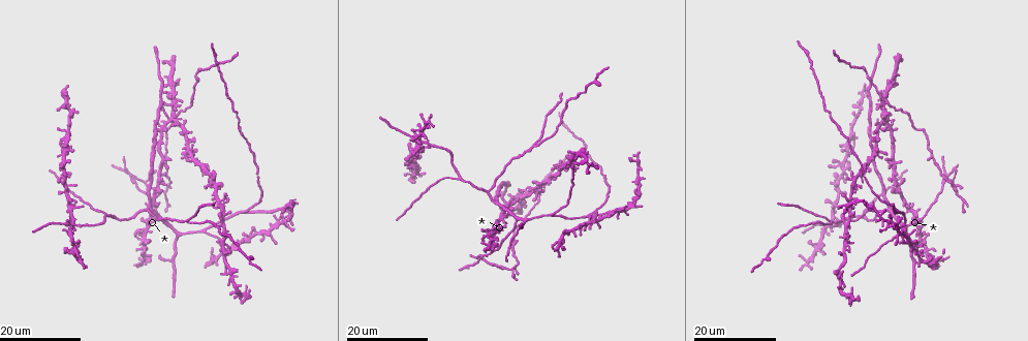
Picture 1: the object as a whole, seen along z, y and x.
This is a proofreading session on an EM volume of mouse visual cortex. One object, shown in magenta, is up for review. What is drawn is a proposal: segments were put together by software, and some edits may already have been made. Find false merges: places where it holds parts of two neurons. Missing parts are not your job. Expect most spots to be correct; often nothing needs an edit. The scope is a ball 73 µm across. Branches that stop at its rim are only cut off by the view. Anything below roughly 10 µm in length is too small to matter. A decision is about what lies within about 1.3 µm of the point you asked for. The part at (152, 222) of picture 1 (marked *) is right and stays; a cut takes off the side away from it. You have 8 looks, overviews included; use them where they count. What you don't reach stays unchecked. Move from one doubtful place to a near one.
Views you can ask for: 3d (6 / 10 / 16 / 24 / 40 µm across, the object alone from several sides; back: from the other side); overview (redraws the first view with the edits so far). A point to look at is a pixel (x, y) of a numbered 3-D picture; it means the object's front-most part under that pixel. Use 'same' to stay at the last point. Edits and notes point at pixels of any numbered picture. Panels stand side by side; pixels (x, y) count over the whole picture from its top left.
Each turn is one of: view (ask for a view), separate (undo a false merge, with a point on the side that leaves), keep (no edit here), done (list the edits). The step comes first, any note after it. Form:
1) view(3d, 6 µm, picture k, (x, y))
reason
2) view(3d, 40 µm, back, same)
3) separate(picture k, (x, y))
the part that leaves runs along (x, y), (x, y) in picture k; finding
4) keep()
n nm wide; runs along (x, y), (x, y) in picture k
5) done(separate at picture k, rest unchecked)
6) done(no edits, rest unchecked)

view(3d, 16 µm, picture 1, (139, 212))
three-way junction

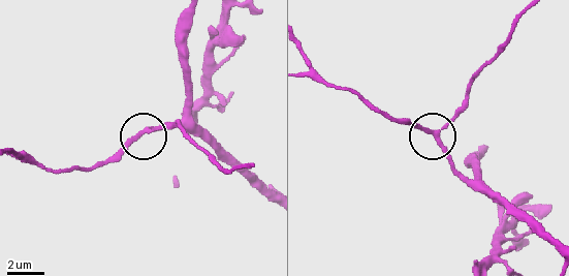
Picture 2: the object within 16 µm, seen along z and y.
view(3d, 10 µm, picture 2, (147, 130))

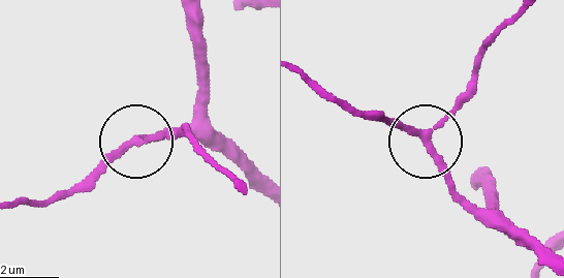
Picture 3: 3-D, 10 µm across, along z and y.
keep()
runs along (547, 266), (459, 191), (429, 147), (429, 132), (471, 90) in picture 3; continuous, no second neuron

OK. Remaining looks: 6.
view(3d, 24 µm, picture 1, (832, 221))
side arm on a straight run

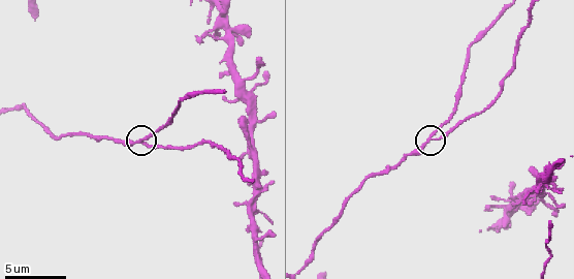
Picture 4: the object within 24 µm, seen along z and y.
view(3d, 10 µm, picture 4, (140, 140))
zoom in

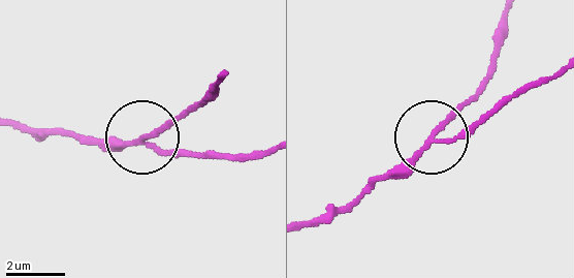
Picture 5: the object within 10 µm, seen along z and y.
keep()
150 nm wide; continuous, no second neuron

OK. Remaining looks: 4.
view(3d, 16 µm, picture 1, (478, 257))
small branch off a trunk

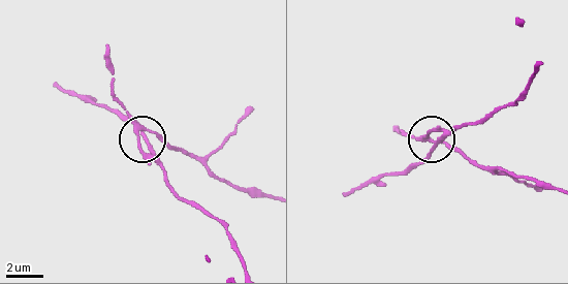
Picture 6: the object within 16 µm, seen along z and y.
view(3d, 6 µm, picture 6, (436, 144))

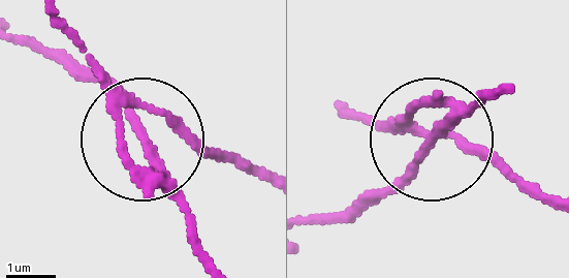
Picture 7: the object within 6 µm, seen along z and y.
separate(picture 7, (175, 130))
the part that leaves runs along (445, 100), (412, 113), (547, 195) in picture 7; two neurons meet here

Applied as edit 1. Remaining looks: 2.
done(separate at picture 7, rest unchecked)

